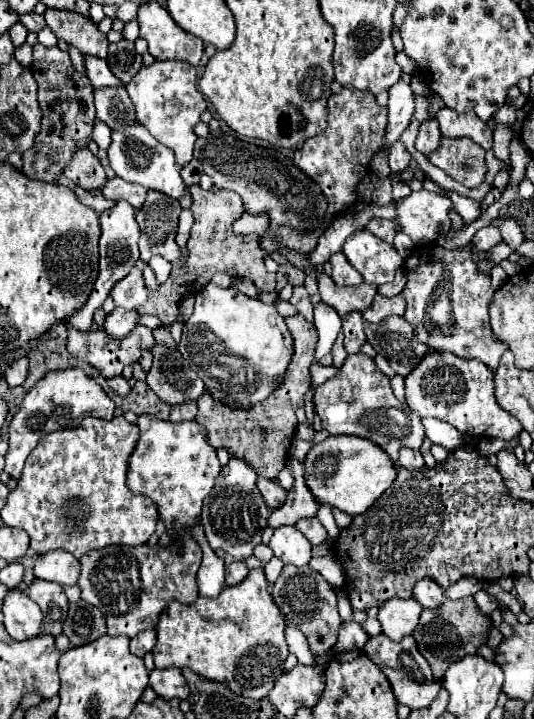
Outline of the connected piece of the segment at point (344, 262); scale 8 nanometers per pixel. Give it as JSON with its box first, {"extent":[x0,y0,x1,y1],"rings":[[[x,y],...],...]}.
{"extent":[330,253,362,287],"rings":[[[334,253],[330,257],[332,263],[332,281],[338,287],[346,287],[346,285],[360,285],[362,283],[362,275],[348,263],[348,259],[344,257],[344,253]]]}

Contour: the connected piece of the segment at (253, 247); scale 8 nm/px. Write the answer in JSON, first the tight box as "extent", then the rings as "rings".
{"extent":[140,185,276,325],"rings":[[[200,185],[190,187],[192,195],[192,215],[194,215],[194,225],[190,231],[188,239],[188,263],[178,269],[178,275],[170,273],[168,281],[160,285],[160,289],[152,291],[148,289],[148,303],[146,307],[140,307],[142,313],[156,315],[164,325],[172,325],[176,319],[178,303],[184,297],[194,295],[196,289],[206,287],[214,273],[228,273],[232,277],[248,277],[256,289],[260,291],[276,291],[276,275],[268,273],[264,267],[264,251],[258,247],[258,235],[236,235],[232,231],[234,219],[238,219],[244,209],[242,209],[242,199],[234,191],[226,189],[208,189],[204,191]]]}

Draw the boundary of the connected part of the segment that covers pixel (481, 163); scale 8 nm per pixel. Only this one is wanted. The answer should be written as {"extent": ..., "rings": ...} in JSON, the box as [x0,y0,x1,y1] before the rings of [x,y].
{"extent":[430,137,488,187],"rings":[[[442,137],[438,151],[430,155],[430,161],[444,169],[454,181],[466,187],[480,187],[488,173],[484,155],[486,151],[468,137],[464,139]]]}

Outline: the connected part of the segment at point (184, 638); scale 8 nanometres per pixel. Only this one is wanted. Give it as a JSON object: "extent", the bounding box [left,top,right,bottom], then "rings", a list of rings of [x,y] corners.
{"extent":[152,567,288,699],"rings":[[[258,567],[258,569],[252,569],[242,583],[234,587],[224,587],[222,593],[214,599],[198,597],[194,603],[188,603],[188,605],[180,601],[170,601],[166,609],[162,611],[160,621],[156,625],[158,641],[152,651],[154,663],[156,663],[156,669],[188,667],[206,679],[226,683],[226,687],[230,687],[236,695],[262,699],[270,693],[274,679],[278,679],[278,675],[282,675],[284,671],[284,661],[288,657],[284,625],[286,625],[284,615],[278,609],[278,605],[272,601],[272,595],[268,591],[264,569]]]}

